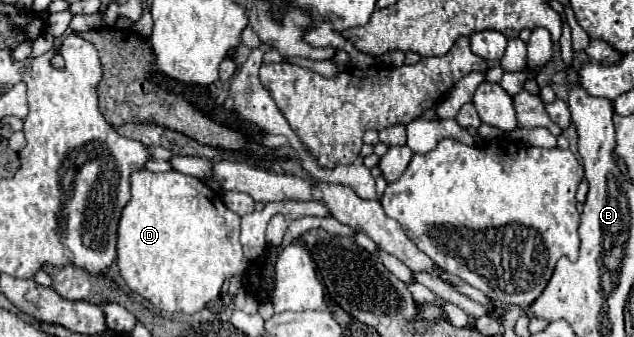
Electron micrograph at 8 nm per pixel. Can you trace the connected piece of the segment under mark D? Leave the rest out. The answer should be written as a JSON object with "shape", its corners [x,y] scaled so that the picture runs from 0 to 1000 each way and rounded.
{"shape":[[[215,507],[208,525],[208,591],[192,626],[186,668],[186,792],[199,846],[233,887],[243,911],[268,929],[306,935],[319,923],[331,893],[347,875],[353,828],[382,810],[388,798],[388,769],[382,757],[379,697],[379,638],[356,620],[350,585],[334,567],[322,537],[281,513],[240,513]]]}

